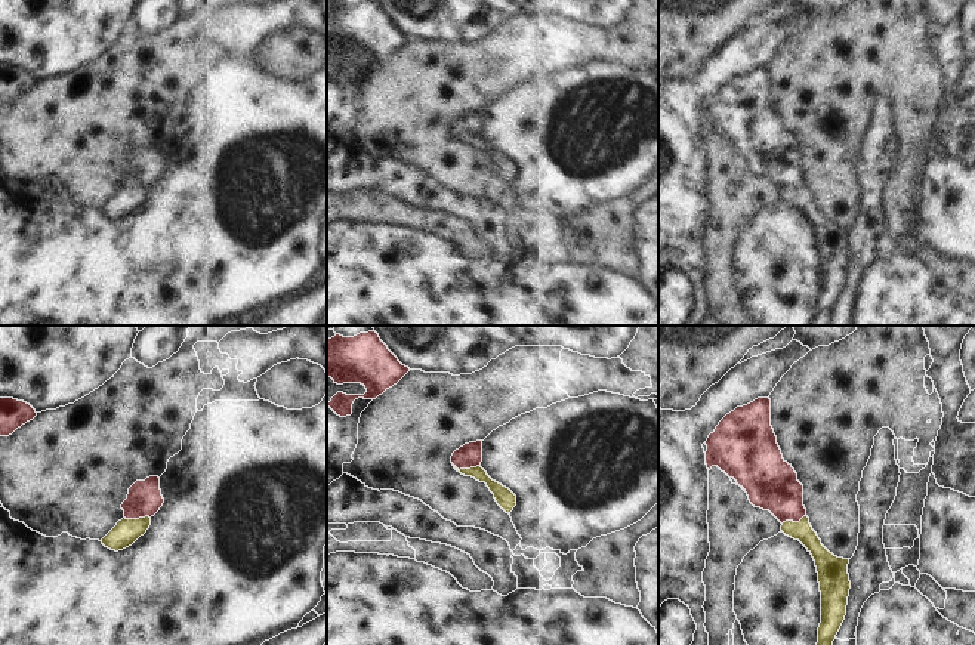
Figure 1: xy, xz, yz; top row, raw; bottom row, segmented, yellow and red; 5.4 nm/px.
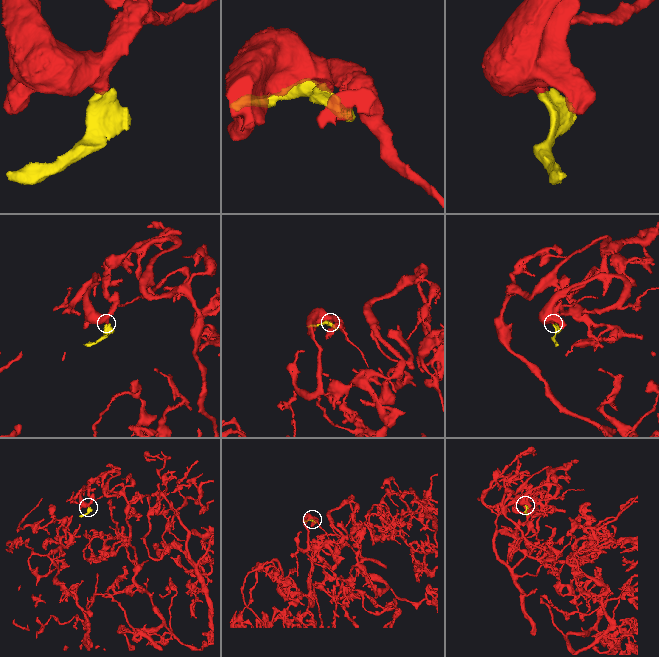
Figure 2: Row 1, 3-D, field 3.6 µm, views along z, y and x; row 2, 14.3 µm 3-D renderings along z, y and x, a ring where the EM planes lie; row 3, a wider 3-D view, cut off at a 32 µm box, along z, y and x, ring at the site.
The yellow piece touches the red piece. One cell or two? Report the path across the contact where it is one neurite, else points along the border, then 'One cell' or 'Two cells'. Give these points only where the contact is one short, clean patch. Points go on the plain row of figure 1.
Path across: xz (503, 164), (474, 138), (466, 138), (468, 125). One cell

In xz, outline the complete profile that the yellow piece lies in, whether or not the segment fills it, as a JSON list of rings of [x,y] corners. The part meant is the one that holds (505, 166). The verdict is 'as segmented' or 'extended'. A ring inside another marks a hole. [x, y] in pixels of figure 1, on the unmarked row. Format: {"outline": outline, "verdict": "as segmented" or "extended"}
{"outline": [[[482,109],[469,111],[456,118],[451,124],[454,138],[465,145],[472,145],[479,151],[485,151],[494,163],[497,173],[510,183],[516,175],[516,164],[502,152],[493,149],[481,136],[482,130]]], "verdict": "extended"}

